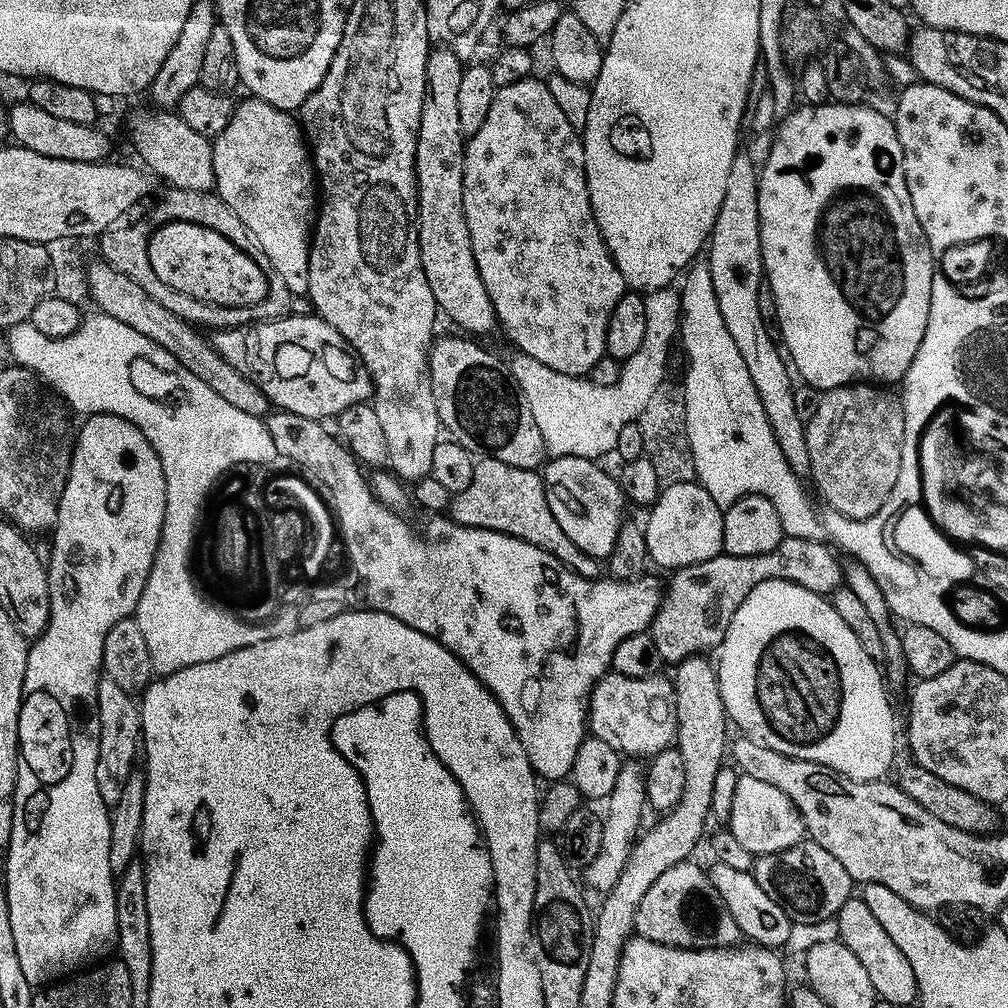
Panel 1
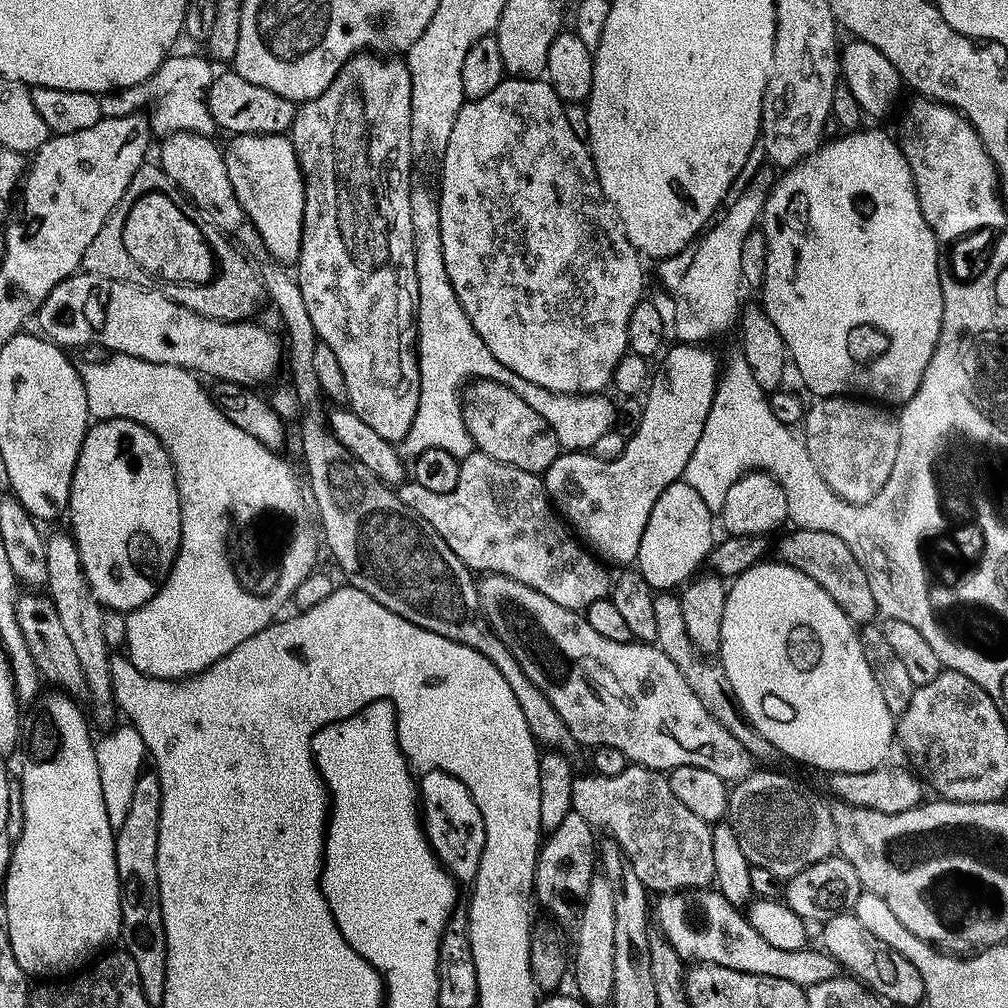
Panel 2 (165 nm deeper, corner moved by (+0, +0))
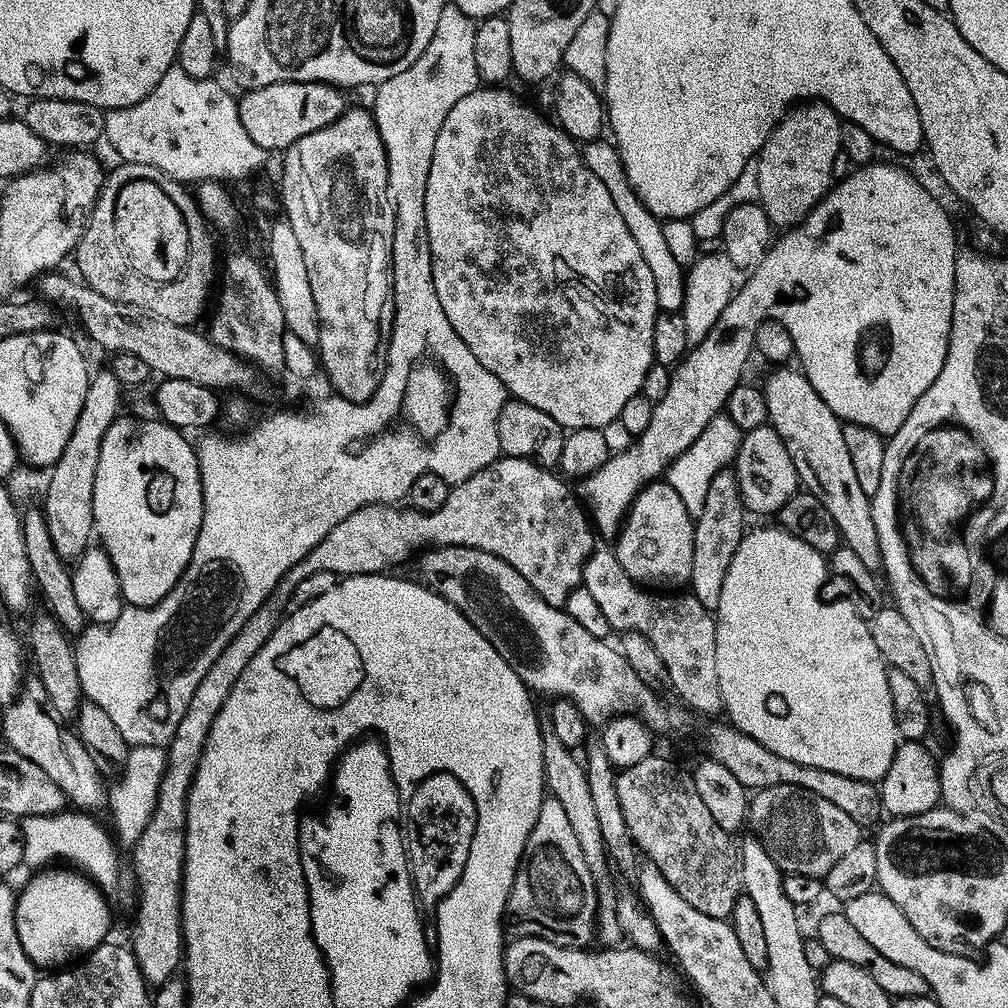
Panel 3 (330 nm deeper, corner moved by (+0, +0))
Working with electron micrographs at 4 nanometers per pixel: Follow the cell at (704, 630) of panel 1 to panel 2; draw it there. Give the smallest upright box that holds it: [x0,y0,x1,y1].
[779,528,878,626]

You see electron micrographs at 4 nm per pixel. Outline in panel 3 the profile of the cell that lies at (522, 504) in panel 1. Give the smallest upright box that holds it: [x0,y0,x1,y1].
[130,455,594,986]

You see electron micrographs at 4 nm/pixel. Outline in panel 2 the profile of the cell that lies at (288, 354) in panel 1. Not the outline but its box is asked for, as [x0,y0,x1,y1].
[34,274,282,386]

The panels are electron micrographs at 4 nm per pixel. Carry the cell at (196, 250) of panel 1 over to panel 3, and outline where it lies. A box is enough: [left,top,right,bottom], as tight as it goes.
[114,180,188,286]

